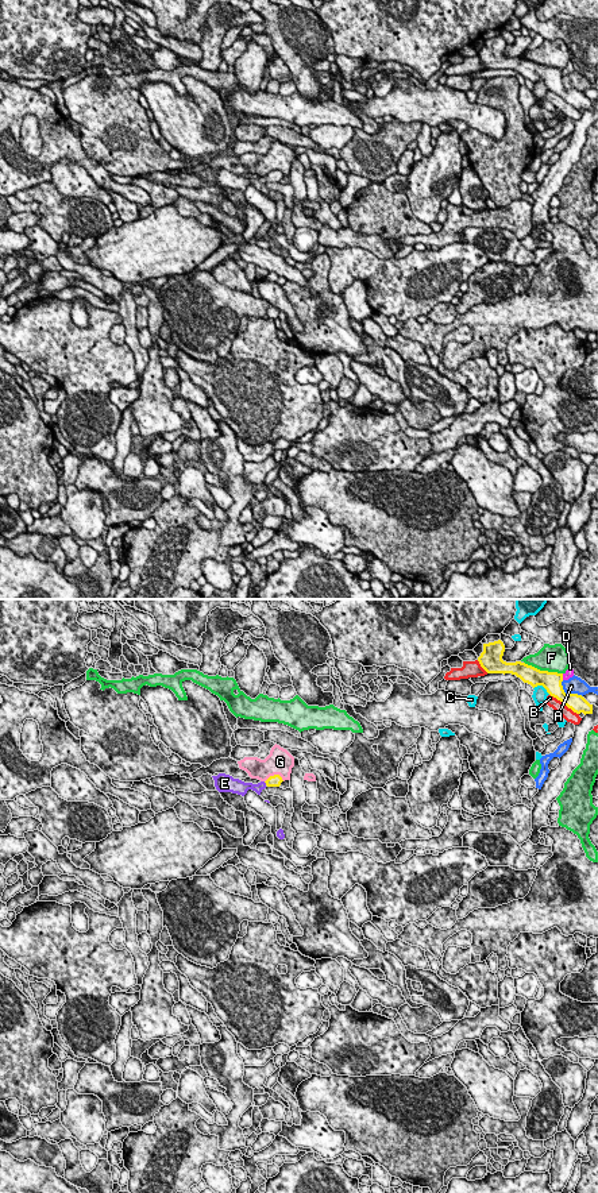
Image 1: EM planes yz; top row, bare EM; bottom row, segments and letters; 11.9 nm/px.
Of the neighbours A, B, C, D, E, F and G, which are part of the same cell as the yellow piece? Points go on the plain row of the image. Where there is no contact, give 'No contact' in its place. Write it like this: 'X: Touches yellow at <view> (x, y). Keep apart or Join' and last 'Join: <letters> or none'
A: Touches yellow at yz (568, 89). Keep apart
B: Touches yellow at yz (564, 100). Keep apart
C: Touches yellow at yz (541, 80). Keep apart
D: Touches yellow at yz (562, 72). Keep apart
E: Touches yellow at yz (265, 177). Join
F: Touches yellow at yz (543, 66). Keep apart
G: Touches yellow at yz (274, 170). Keep apart
Join: E

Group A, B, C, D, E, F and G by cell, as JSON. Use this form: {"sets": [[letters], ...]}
{"sets": [["A"], ["B"], ["C"], ["D"], ["E"], ["F"], ["G"]]}

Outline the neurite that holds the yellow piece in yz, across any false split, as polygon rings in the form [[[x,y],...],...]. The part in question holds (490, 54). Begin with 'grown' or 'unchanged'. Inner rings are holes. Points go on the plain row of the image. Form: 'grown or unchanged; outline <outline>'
unchanged; outline [[[501,35],[483,39],[483,47],[478,53],[478,57],[487,69],[516,70],[533,84],[543,81],[551,92],[560,96],[574,108],[583,108],[585,111],[593,109],[593,100],[590,100],[582,90],[564,88],[562,81],[563,69],[540,66],[521,57],[506,58],[502,55],[504,47],[505,40]]]

